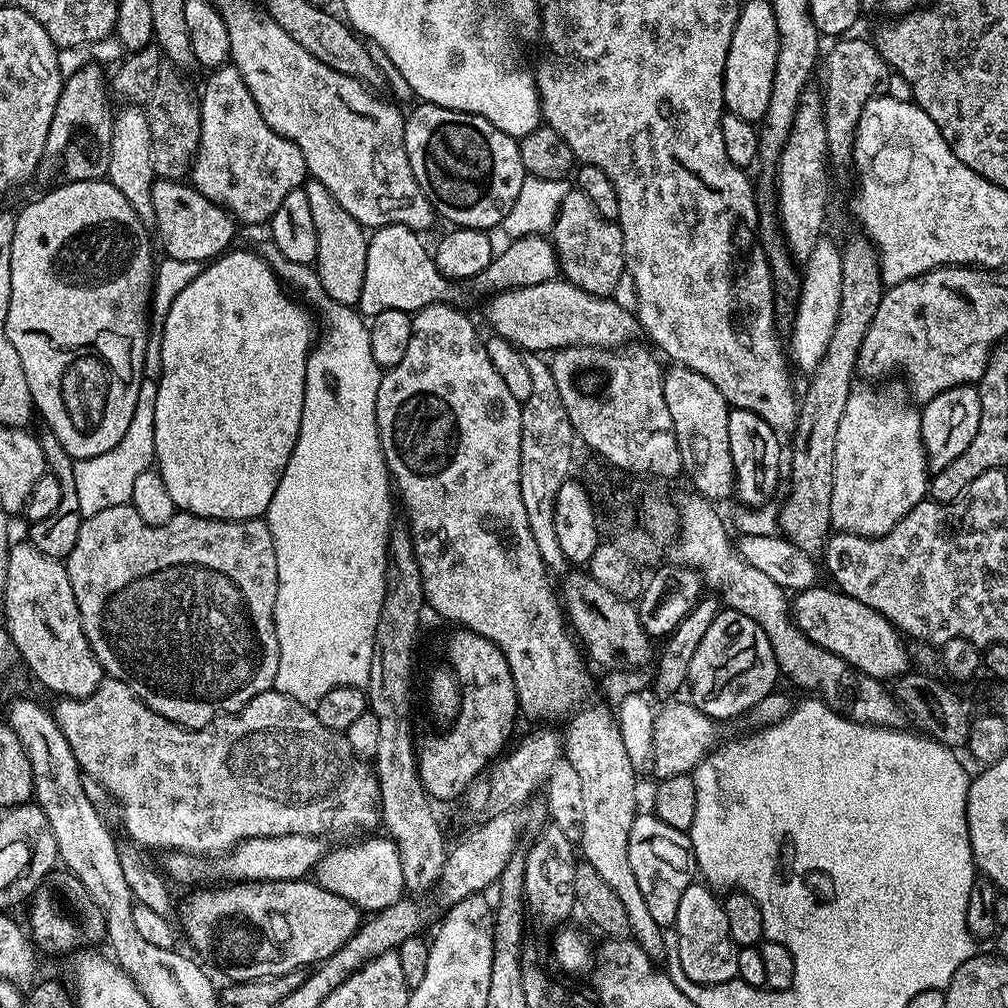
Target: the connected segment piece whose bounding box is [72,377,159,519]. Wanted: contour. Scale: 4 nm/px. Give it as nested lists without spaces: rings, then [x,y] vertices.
[[[148,377],[140,383],[138,401],[130,429],[126,430],[121,442],[114,449],[94,458],[80,459],[73,463],[75,493],[78,494],[80,513],[85,519],[101,513],[111,506],[129,503],[132,499],[135,479],[149,471],[155,461],[154,450],[154,409],[157,402],[159,383]]]

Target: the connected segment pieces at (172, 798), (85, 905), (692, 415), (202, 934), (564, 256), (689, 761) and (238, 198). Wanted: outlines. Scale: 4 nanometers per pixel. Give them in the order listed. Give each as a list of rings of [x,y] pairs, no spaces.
[[[105,678],[98,686],[98,690],[94,690],[94,694],[90,694],[86,698],[81,700],[69,700],[67,698],[59,701],[60,705],[54,708],[54,715],[58,726],[62,730],[62,734],[66,734],[66,742],[70,742],[70,750],[74,750],[74,758],[78,762],[81,773],[90,775],[92,778],[96,778],[98,782],[105,787],[105,789],[112,796],[118,805],[118,816],[124,819],[124,826],[128,830],[128,836],[136,844],[141,844],[144,848],[160,848],[159,850],[171,850],[173,852],[192,852],[195,856],[219,856],[221,852],[228,852],[234,846],[238,846],[244,840],[250,838],[266,838],[267,836],[285,836],[286,834],[306,834],[307,836],[323,836],[325,838],[331,837],[331,832],[352,832],[355,828],[380,828],[382,824],[382,817],[380,814],[380,783],[376,780],[375,771],[371,767],[368,768],[363,759],[357,756],[352,750],[352,743],[348,740],[347,735],[343,732],[335,732],[330,730],[330,726],[322,726],[322,722],[318,722],[315,711],[309,705],[298,702],[294,698],[290,698],[286,694],[277,692],[275,690],[269,690],[258,694],[254,698],[250,698],[250,702],[245,708],[240,709],[239,712],[229,712],[223,716],[217,716],[212,723],[205,726],[205,728],[198,728],[195,730],[189,730],[183,728],[181,724],[175,724],[170,722],[162,714],[158,714],[154,710],[150,710],[150,706],[146,706],[138,699],[137,696],[130,690],[130,686],[126,686],[126,682],[121,680],[113,680],[111,678]]]
[[[53,870],[36,887],[30,897],[32,909],[28,912],[28,924],[31,939],[37,949],[45,948],[48,952],[69,952],[75,954],[81,950],[91,949],[105,939],[107,928],[104,921],[104,911],[94,902],[94,898],[86,890],[86,886],[67,870]]]
[[[672,366],[664,372],[666,407],[670,409],[670,422],[682,454],[682,472],[693,484],[695,495],[704,496],[713,502],[721,502],[736,491],[734,460],[730,458],[730,405],[726,398],[710,382],[689,368]]]
[[[312,878],[254,880],[236,882],[231,886],[204,886],[196,891],[200,890],[186,897],[184,905],[179,905],[179,927],[182,932],[184,927],[189,942],[197,952],[195,955],[201,961],[209,960],[218,971],[225,972],[229,976],[227,979],[232,982],[264,980],[267,976],[281,976],[307,969],[337,952],[360,929],[362,923],[361,909],[346,902],[346,898],[338,898],[338,894],[330,894],[330,890]]]
[[[570,190],[562,198],[562,206],[550,233],[550,241],[556,249],[559,271],[563,279],[592,295],[611,297],[618,286],[618,278],[624,267],[624,239],[619,223],[602,218],[594,202],[579,190]]]
[[[673,699],[663,709],[657,711],[656,721],[654,722],[654,754],[652,755],[651,775],[656,775],[657,781],[665,780],[666,778],[674,778],[675,776],[687,776],[696,771],[696,767],[708,757],[708,753],[713,748],[717,747],[718,741],[721,739],[717,721],[711,716],[706,715],[702,710],[698,710],[696,705],[689,702],[687,699]]]
[[[236,67],[218,68],[209,76],[212,77],[205,82],[204,93],[201,91],[198,96],[200,138],[203,141],[202,155],[198,160],[200,193],[226,209],[241,225],[267,225],[274,210],[282,206],[282,198],[286,198],[290,190],[299,188],[305,183],[308,167],[302,158],[302,150],[298,150],[294,142],[282,138],[274,130],[270,130],[270,126],[266,126],[250,90],[246,90],[246,82],[242,82],[242,74],[238,74]]]

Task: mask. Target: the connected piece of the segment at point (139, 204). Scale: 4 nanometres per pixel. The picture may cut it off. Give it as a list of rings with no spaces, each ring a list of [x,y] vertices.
[[[124,106],[115,113],[110,138],[110,166],[106,179],[134,206],[134,214],[144,224],[155,225],[154,202],[150,198],[153,180],[157,179],[154,162],[150,156],[150,122],[145,109],[140,106]]]

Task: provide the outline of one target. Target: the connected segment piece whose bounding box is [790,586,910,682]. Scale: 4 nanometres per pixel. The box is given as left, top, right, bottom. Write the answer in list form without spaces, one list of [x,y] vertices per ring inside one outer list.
[[[813,586],[795,593],[790,604],[797,626],[810,642],[838,654],[838,658],[850,662],[850,666],[859,672],[870,674],[881,682],[891,681],[909,671],[908,652],[903,644],[905,641],[886,617],[835,587],[820,587]]]

